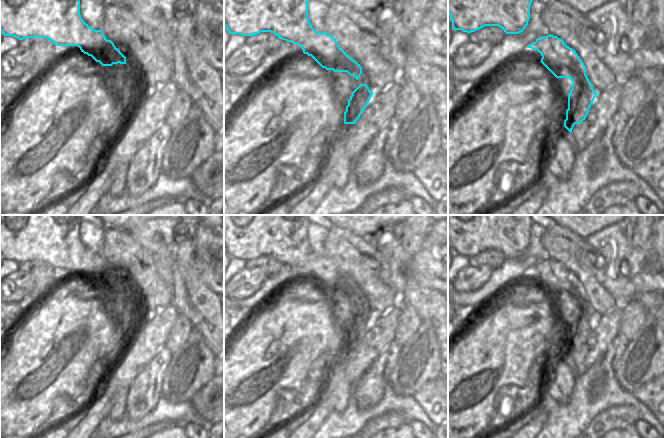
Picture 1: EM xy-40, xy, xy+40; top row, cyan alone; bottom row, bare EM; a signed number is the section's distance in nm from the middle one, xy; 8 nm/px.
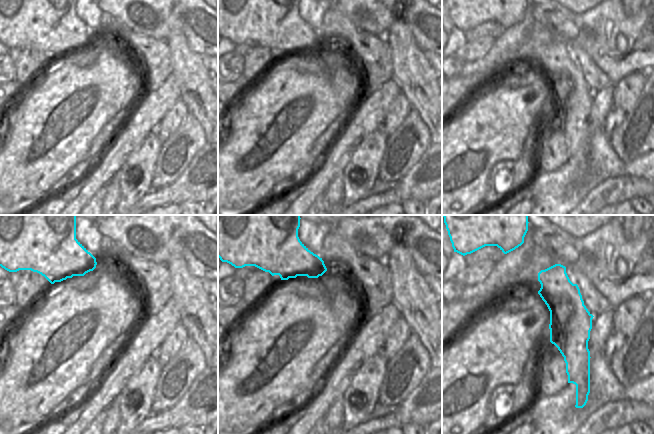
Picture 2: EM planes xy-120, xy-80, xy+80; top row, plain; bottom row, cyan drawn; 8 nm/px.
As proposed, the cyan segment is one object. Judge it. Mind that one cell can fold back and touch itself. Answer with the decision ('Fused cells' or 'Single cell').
Single cell

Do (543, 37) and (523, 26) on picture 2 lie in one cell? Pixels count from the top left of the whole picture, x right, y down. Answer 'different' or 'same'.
different

